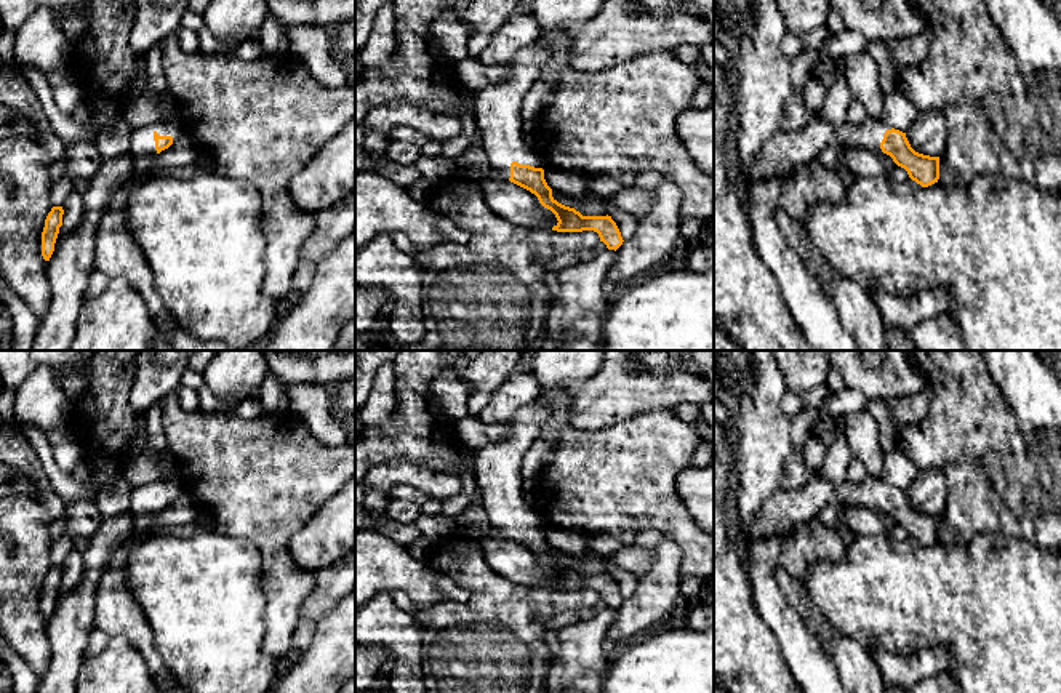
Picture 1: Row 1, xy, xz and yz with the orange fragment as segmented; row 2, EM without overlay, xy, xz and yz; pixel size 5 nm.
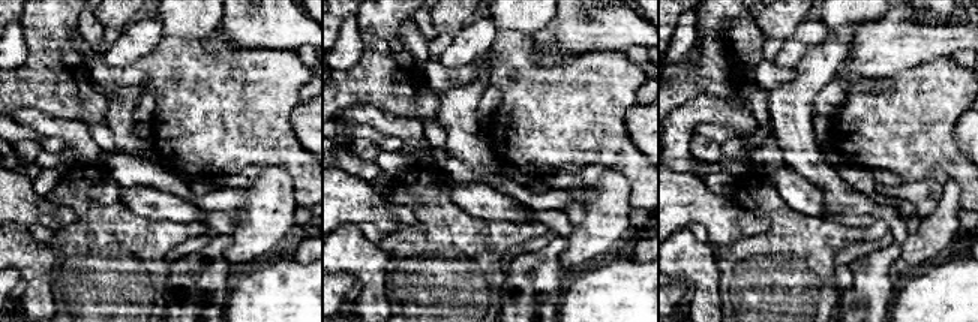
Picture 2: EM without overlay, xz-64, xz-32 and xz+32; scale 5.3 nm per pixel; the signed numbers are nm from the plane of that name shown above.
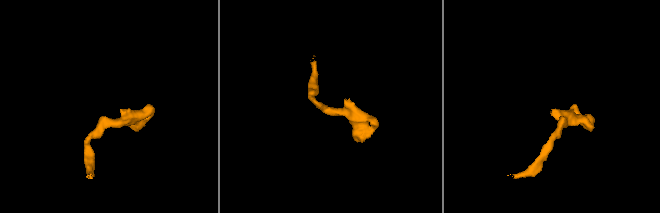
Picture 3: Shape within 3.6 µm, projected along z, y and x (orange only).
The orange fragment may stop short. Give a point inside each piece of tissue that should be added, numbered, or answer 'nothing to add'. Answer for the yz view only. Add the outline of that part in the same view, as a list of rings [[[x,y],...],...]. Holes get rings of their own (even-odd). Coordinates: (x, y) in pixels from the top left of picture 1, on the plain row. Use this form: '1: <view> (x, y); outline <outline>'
1: yz (786, 509); outline [[[813,475],[799,490],[779,488],[776,495],[765,501],[763,509],[744,533],[741,525],[736,523],[736,538],[743,546],[749,536],[765,538],[775,533],[786,533],[800,523],[816,519],[829,506],[867,507],[874,512],[883,512],[880,501],[887,488],[891,488],[891,485],[874,475],[867,475],[859,483],[845,480],[840,485]]]

